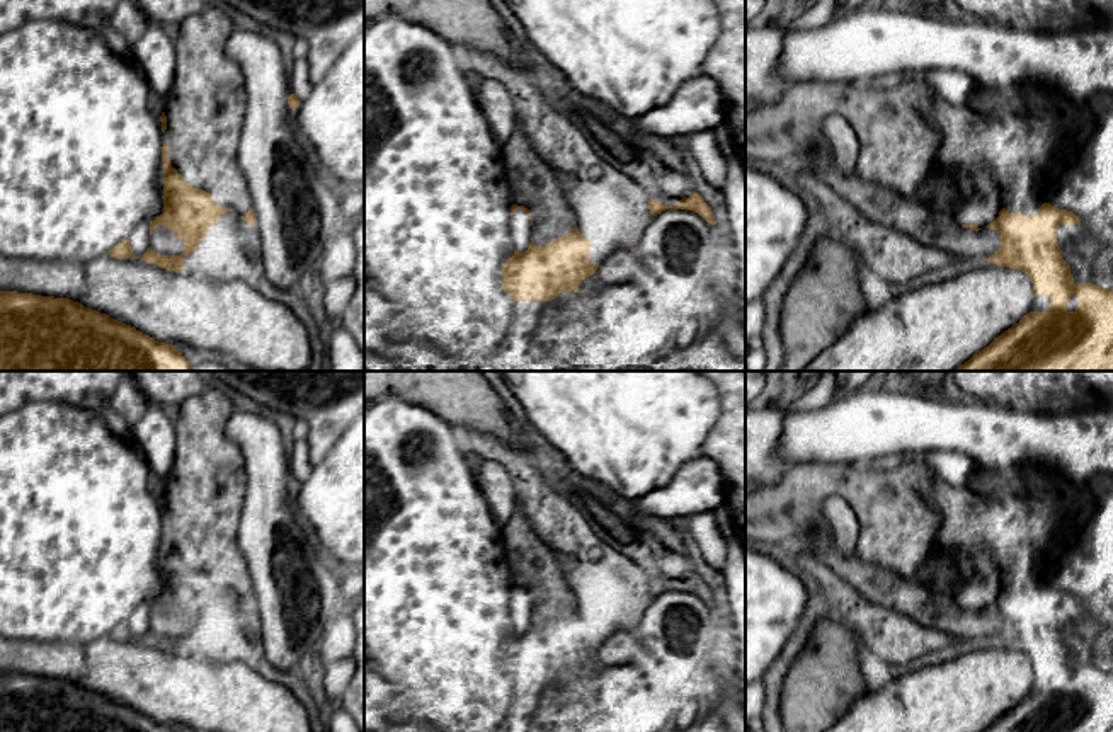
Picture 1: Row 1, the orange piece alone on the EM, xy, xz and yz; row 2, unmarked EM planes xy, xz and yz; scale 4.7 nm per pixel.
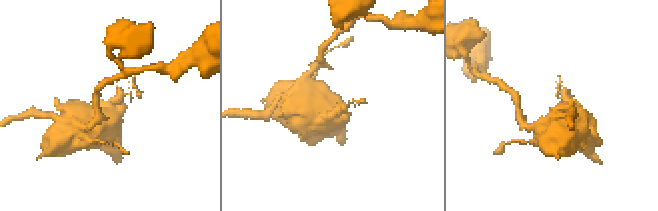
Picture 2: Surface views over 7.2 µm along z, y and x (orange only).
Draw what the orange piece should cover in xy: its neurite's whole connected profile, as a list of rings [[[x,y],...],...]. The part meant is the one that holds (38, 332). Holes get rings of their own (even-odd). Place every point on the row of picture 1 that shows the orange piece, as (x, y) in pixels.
[[[0,291],[0,371],[191,371],[172,344],[68,298]]]

